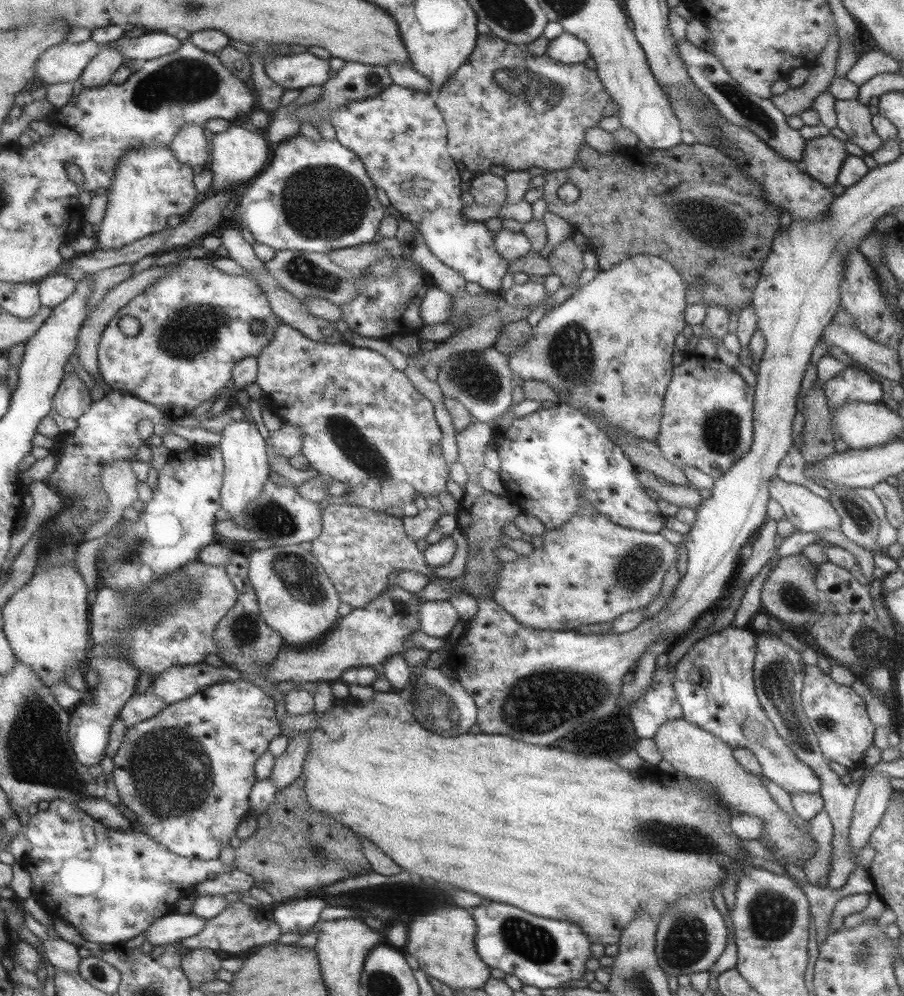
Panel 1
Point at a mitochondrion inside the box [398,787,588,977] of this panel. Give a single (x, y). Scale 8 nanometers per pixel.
(529, 940)

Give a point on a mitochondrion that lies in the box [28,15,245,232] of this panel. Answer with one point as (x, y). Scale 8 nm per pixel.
(185, 79)

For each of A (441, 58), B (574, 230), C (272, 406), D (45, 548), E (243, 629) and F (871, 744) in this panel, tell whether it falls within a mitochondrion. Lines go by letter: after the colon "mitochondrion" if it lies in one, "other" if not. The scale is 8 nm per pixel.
A: other
B: other
C: other
D: other
E: mitochondrion
F: other

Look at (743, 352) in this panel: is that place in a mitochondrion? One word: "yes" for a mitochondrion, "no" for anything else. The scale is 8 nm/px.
no

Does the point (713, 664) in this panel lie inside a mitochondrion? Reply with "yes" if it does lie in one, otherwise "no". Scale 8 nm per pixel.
no

